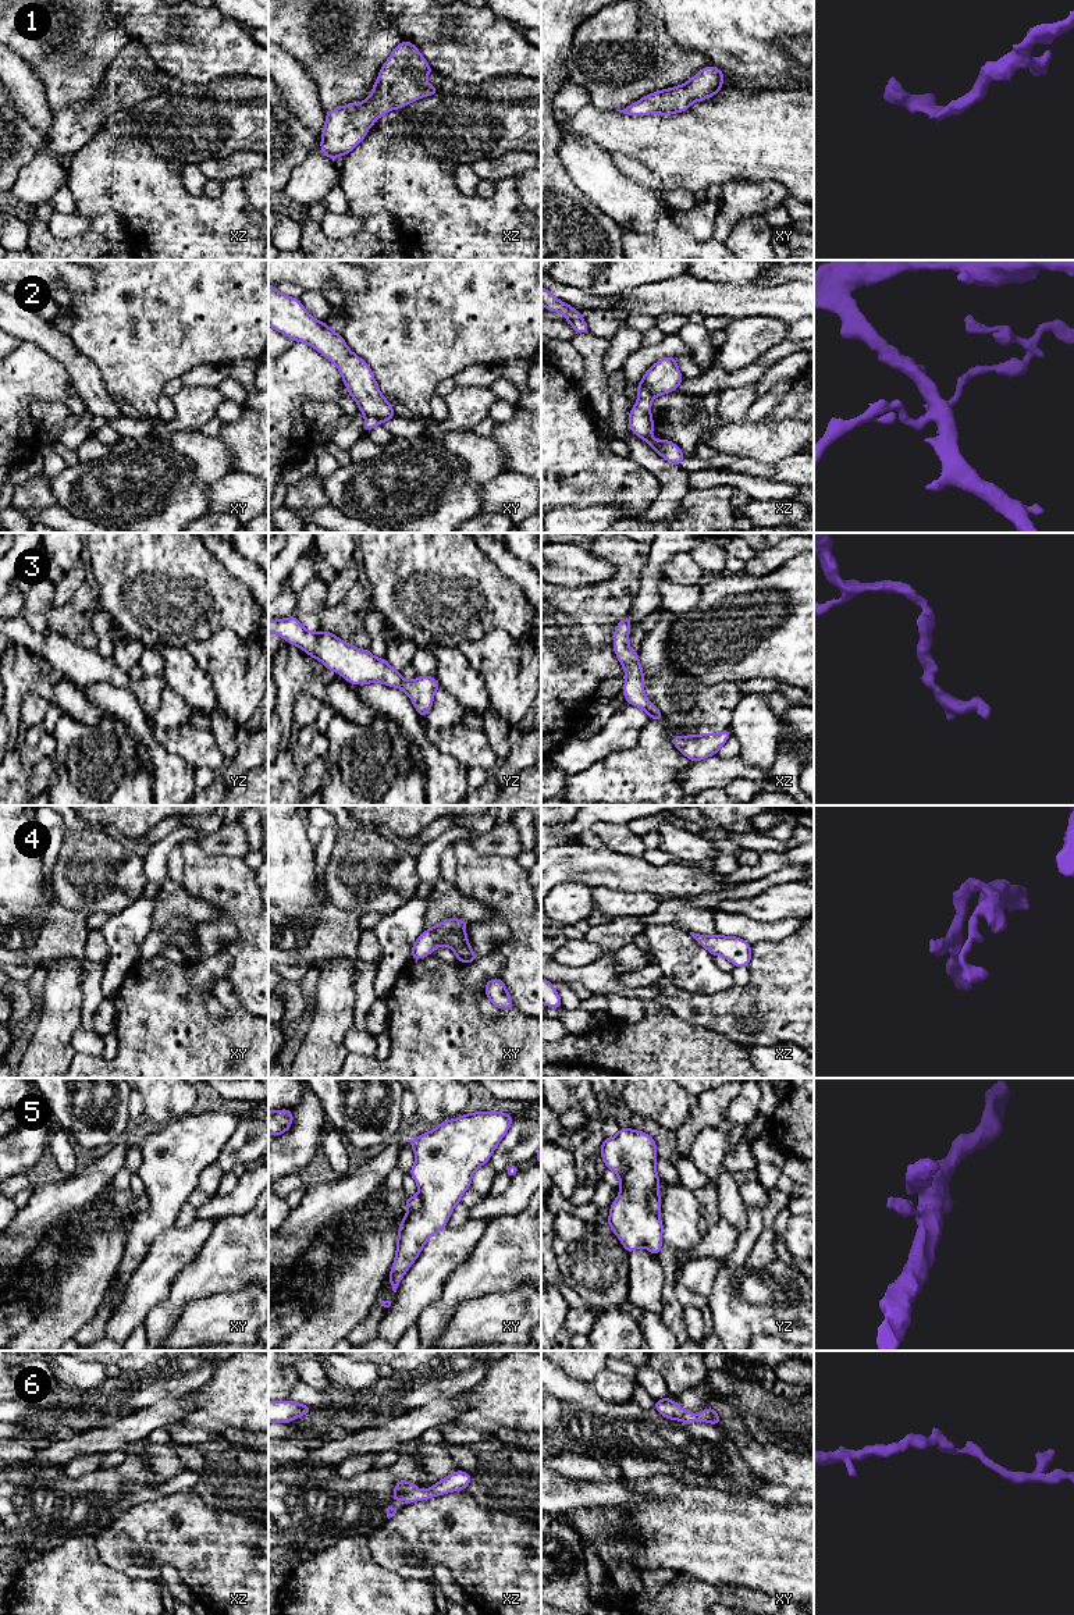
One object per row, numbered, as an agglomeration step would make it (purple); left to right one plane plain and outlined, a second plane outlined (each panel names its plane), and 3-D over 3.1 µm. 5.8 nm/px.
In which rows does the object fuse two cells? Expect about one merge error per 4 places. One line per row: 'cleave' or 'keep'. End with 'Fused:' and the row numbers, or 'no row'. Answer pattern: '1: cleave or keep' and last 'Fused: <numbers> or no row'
1: keep
2: cleave
3: keep
4: keep
5: cleave
6: keep
Fused: 2, 5

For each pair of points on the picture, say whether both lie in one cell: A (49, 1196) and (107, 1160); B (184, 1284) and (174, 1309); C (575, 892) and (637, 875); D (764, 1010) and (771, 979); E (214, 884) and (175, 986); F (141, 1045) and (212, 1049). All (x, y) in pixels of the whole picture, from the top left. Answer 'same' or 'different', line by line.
A: same
B: same
C: different
D: same
E: different
F: same

